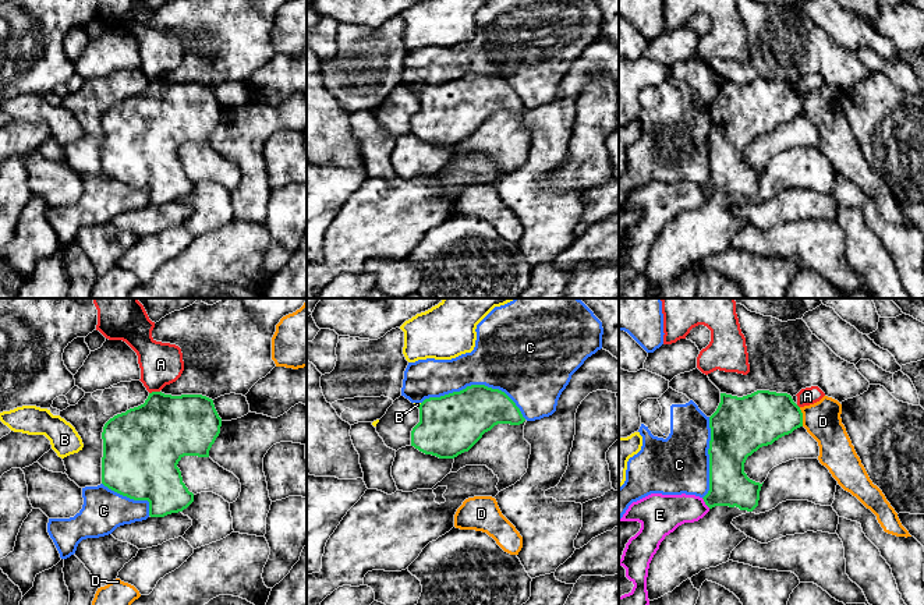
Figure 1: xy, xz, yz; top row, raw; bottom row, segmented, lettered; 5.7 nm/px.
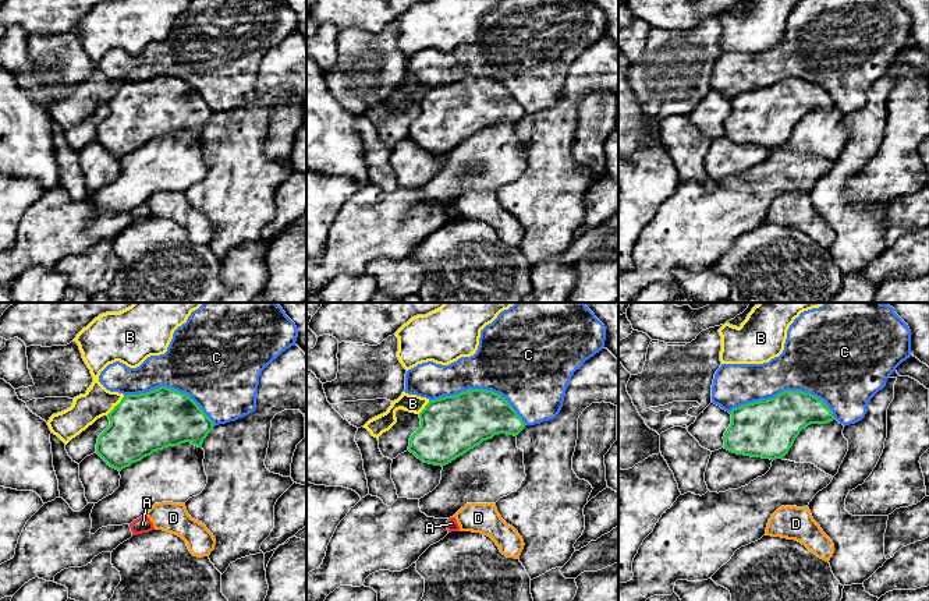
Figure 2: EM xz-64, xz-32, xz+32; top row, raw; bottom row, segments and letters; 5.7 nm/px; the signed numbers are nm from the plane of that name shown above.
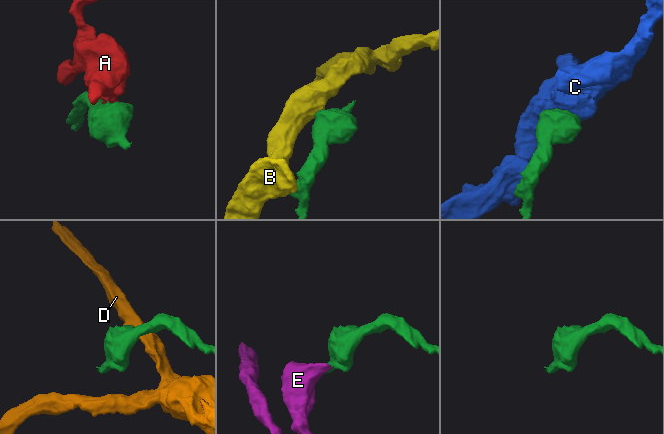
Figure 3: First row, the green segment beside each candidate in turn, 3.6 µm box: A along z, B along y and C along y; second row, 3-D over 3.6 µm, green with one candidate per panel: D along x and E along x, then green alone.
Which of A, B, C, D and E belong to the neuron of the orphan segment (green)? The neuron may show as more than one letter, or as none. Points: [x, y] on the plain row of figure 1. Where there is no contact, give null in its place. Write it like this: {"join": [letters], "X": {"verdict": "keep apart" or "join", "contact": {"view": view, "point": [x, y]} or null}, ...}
{"join": ["E"], "A": {"verdict": "keep apart", "contact": {"view": "xy", "point": [154, 80]}}, "B": {"verdict": "keep apart", "contact": {"view": "xz", "point": [420, 94]}}, "C": {"verdict": "keep apart", "contact": {"view": "xz", "point": [475, 73]}}, "D": {"verdict": "keep apart", "contact": {"view": "yz", "point": [802, 105]}}, "E": {"verdict": "join", "contact": {"view": "yz", "point": [705, 191]}}}

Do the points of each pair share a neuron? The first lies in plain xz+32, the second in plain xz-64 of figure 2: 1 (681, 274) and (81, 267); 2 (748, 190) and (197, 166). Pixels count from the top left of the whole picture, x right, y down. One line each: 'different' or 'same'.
1: same
2: different

